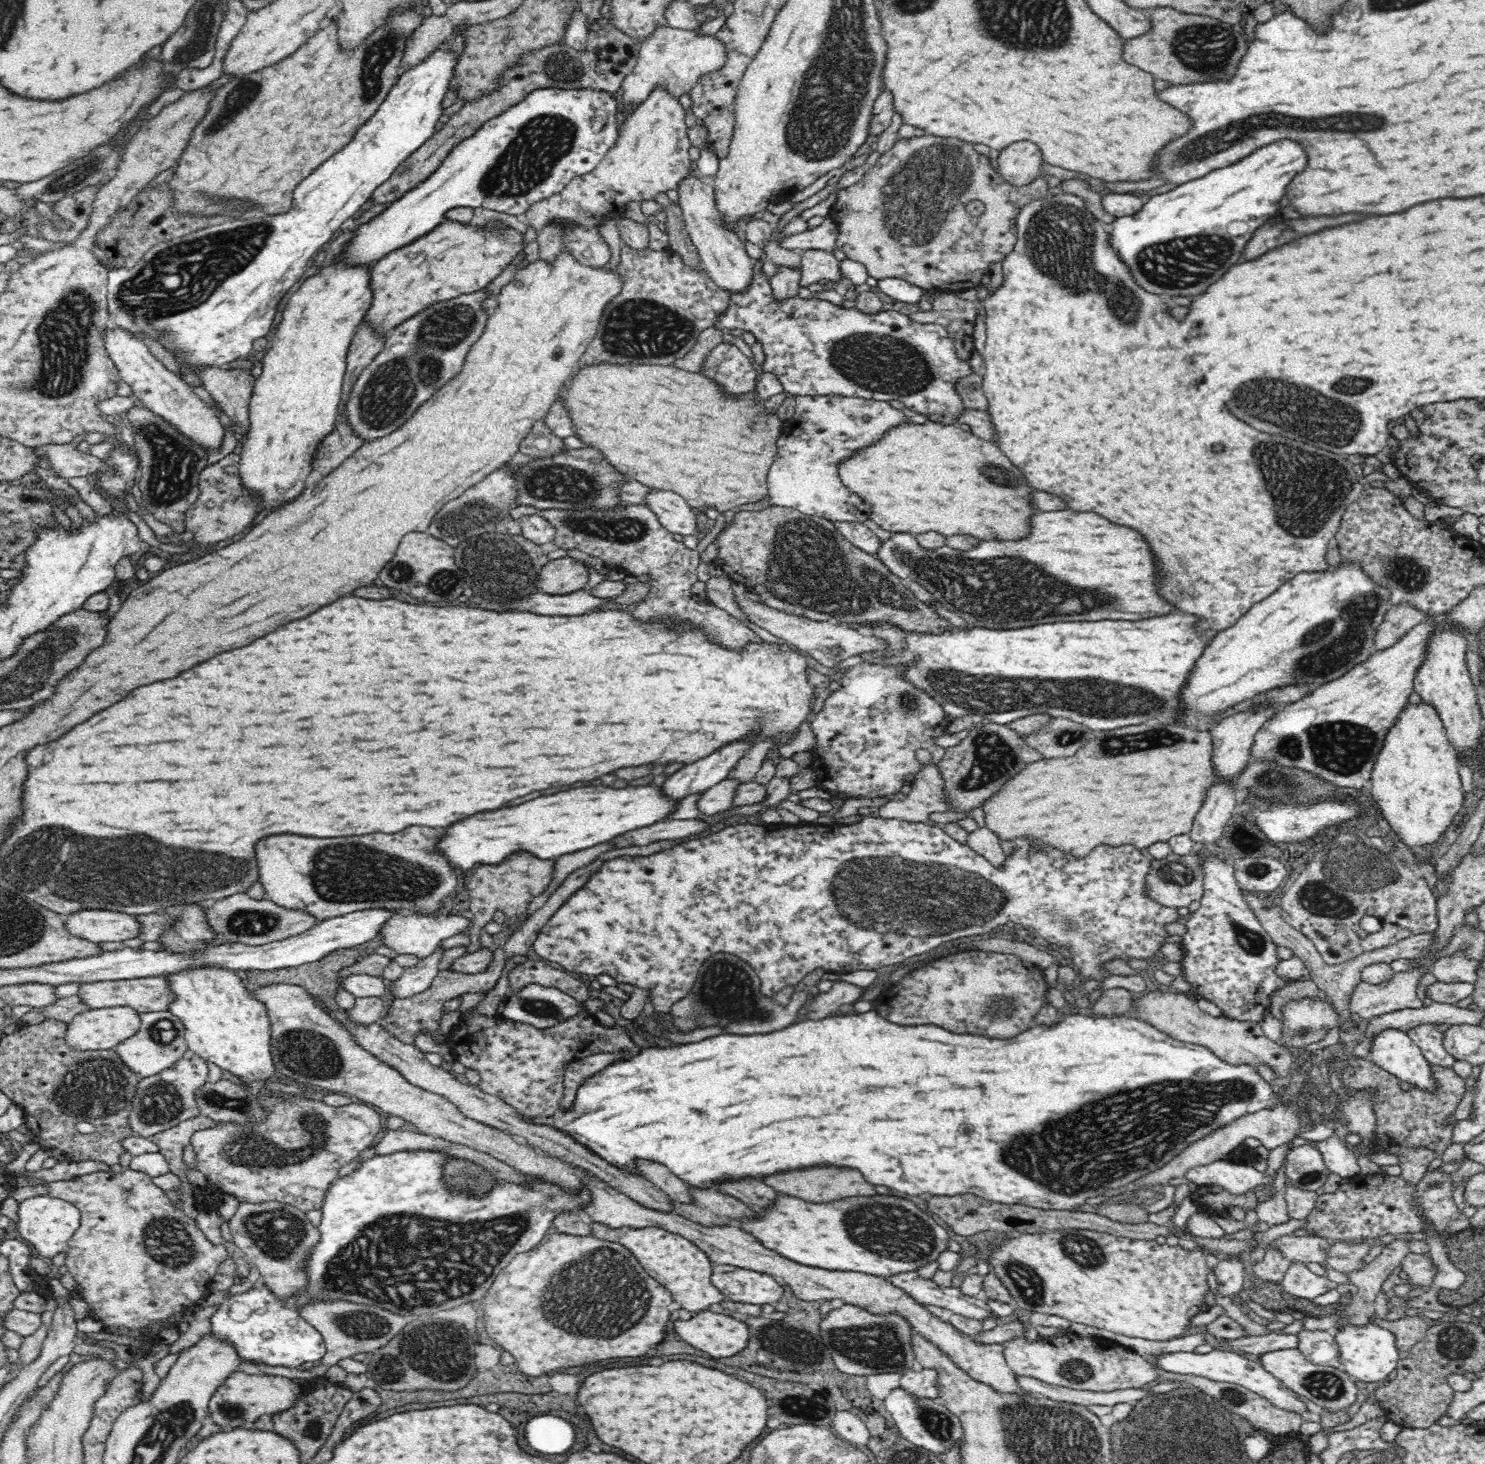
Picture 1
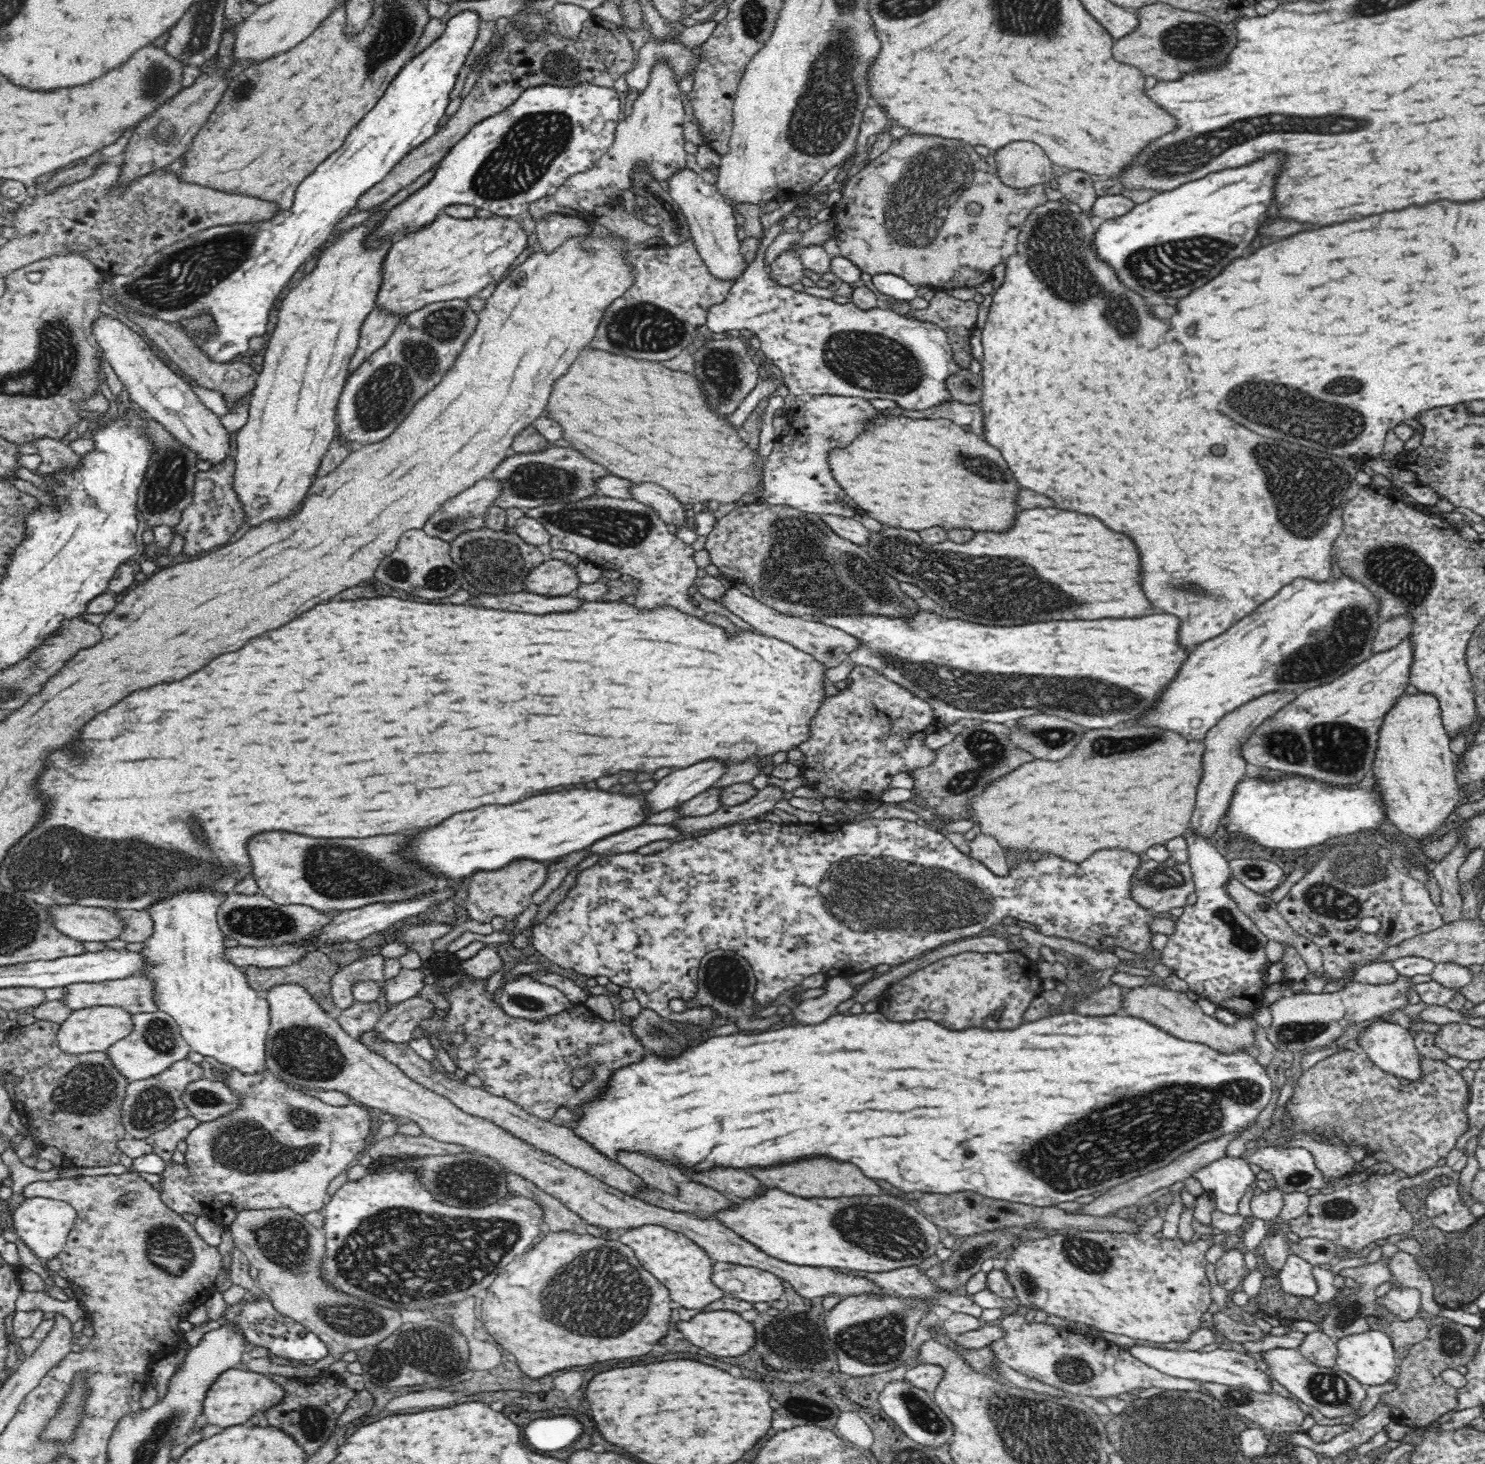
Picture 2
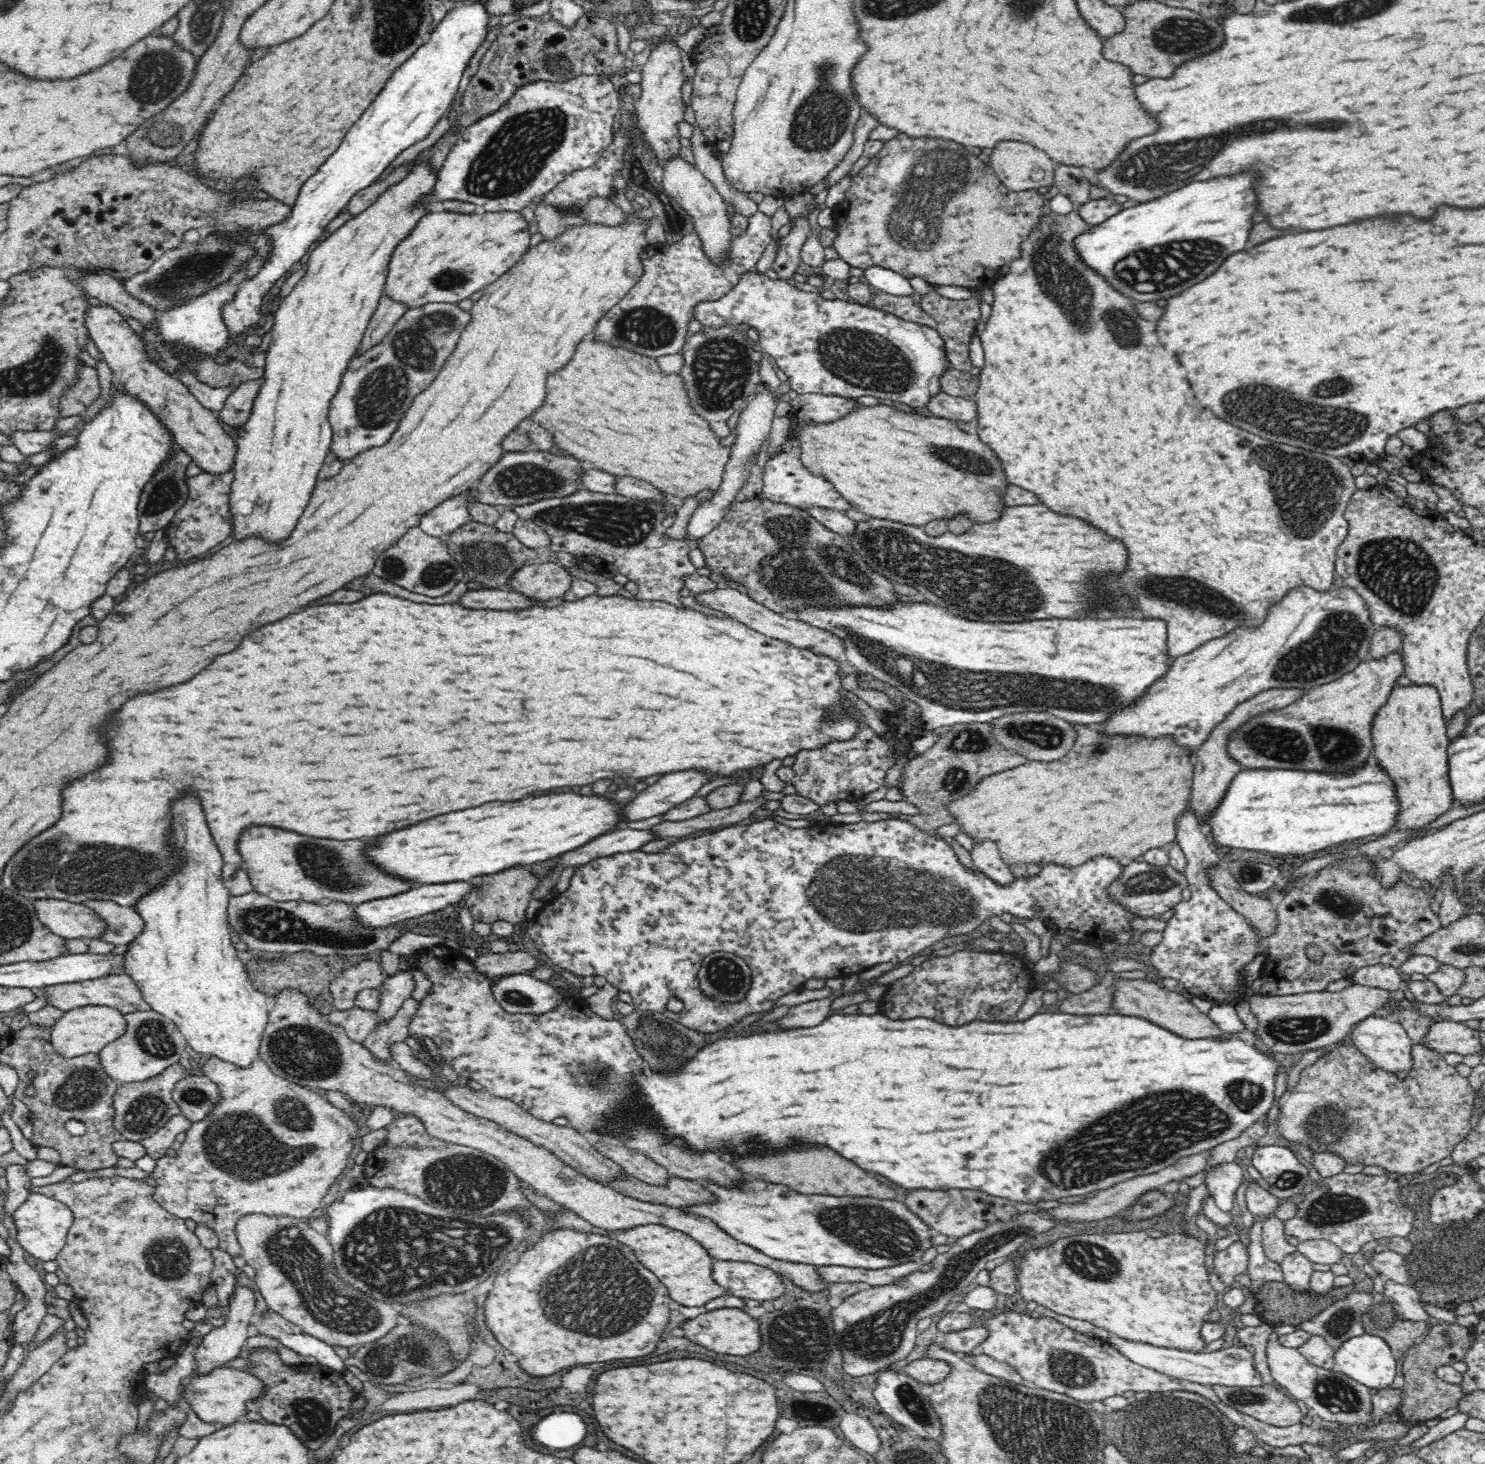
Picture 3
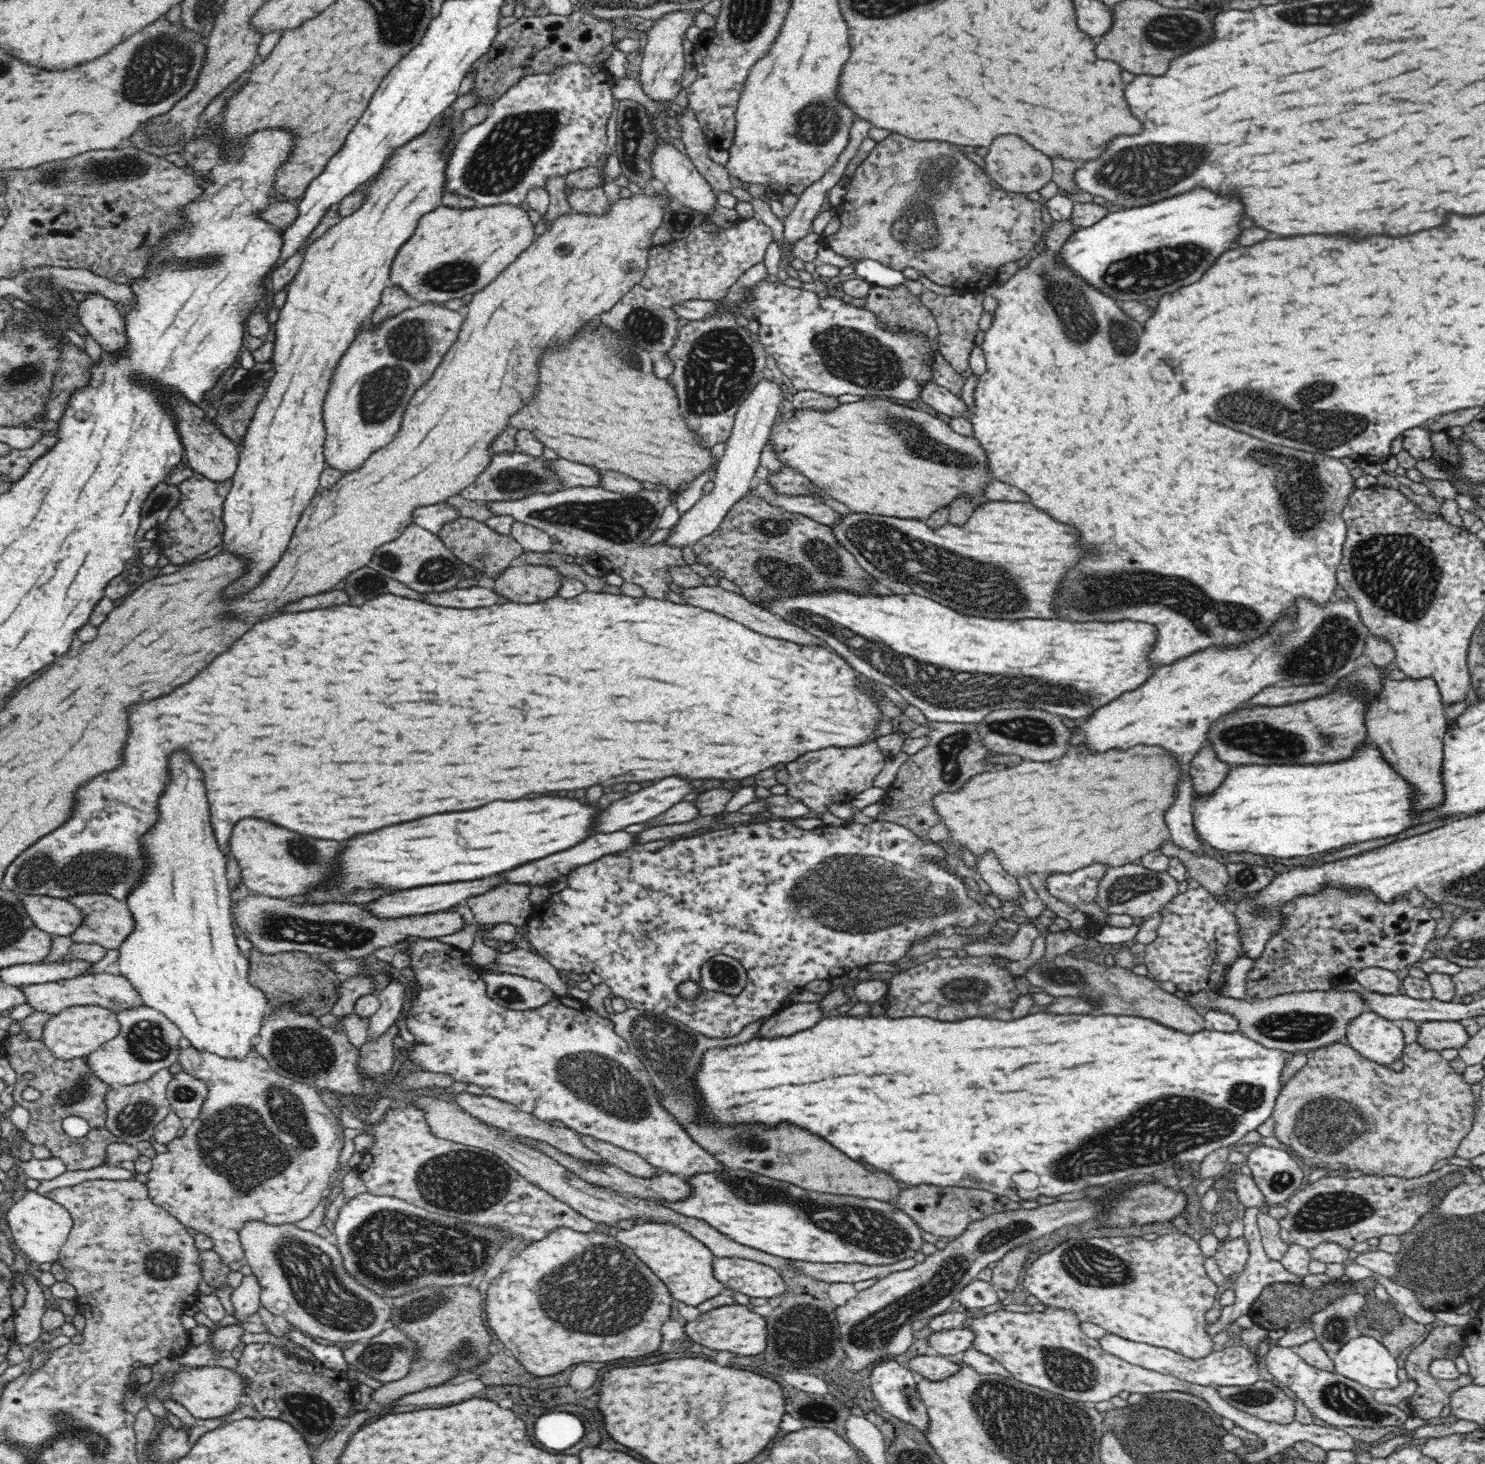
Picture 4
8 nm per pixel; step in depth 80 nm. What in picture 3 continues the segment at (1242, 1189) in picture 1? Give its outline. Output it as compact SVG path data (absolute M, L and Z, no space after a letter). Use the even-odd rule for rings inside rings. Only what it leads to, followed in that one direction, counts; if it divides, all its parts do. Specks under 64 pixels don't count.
M1233 1161L1210 1169L1204 1183L1217 1207L1227 1211L1233 1210L1236 1190L1246 1177L1245 1170Z

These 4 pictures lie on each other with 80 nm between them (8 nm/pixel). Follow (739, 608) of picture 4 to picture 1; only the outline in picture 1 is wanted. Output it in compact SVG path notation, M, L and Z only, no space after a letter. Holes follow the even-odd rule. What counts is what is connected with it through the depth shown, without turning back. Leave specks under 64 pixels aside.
M733 580L732 589L734 589L734 601L740 607L740 613L746 615L746 620L753 622L756 626L764 628L770 634L782 638L787 644L796 646L798 650L807 652L814 660L822 666L834 668L850 656L858 655L860 652L872 652L872 650L884 650L886 643L880 638L876 638L862 631L850 629L842 624L832 624L824 621L813 621L809 617L799 617L791 615L768 605L752 601L746 597L745 586L739 580Z

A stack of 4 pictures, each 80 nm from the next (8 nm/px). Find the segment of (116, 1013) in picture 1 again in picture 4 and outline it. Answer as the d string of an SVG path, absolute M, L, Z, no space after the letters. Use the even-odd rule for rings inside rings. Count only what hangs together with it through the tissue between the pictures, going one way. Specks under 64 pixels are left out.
M72 1006L48 1018L48 1022L42 1026L41 1040L56 1058L65 1061L77 1060L118 1036L120 1025L116 1015L111 1009L100 1006Z

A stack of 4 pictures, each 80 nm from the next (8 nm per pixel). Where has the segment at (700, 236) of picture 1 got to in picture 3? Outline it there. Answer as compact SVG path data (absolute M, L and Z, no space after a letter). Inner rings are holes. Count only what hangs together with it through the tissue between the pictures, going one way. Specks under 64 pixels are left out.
M670 156L660 162L659 166L662 167L661 185L664 190L693 216L695 231L701 236L706 256L713 262L720 262L726 256L733 236L730 233L730 220L726 215L729 209L726 208L722 195L714 189L702 172L680 156Z

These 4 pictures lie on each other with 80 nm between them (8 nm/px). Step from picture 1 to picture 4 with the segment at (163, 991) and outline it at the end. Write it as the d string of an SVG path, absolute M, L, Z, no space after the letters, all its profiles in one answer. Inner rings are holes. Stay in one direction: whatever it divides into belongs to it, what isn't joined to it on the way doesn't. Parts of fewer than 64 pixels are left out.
M99 973L94 975L80 975L74 978L54 980L54 982L42 982L42 984L22 984L16 986L24 994L26 1003L34 1009L34 1012L46 1012L56 1015L58 1012L72 1006L93 1005L114 1012L124 1011L143 1005L141 996L132 986L132 983L122 975Z

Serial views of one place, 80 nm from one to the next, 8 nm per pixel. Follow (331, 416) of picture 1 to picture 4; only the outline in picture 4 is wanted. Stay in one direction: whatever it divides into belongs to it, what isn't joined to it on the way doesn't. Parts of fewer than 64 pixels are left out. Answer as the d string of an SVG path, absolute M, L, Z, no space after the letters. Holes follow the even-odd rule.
M442 114L441 116L438 116L438 118L436 118L436 120L434 120L428 128L426 128L426 132L422 132L422 134L414 136L410 142L402 144L400 148L396 148L391 152L388 158L384 160L382 168L380 168L380 170L378 170L379 172L372 178L370 184L360 192L362 193L362 204L360 204L360 208L358 208L358 210L354 210L354 212L348 214L348 216L342 217L338 223L330 226L324 234L308 246L305 251L304 260L292 282L289 284L285 303L282 306L282 309L279 310L278 320L275 323L277 327L273 340L273 357L270 359L273 363L271 377L269 377L270 386L268 386L268 392L264 394L262 401L258 404L256 413L254 414L252 421L250 422L250 426L248 426L248 430L246 431L246 436L243 442L244 444L240 448L239 452L237 469L231 480L232 486L230 492L226 496L226 500L224 500L222 508L223 528L222 540L220 540L220 544L222 544L222 548L224 548L226 552L232 552L232 554L236 554L238 558L246 560L246 566L248 566L248 568L246 568L246 574L244 574L238 582L234 582L234 584L230 584L230 586L226 588L226 592L224 592L224 598L226 598L226 600L238 600L242 594L246 594L246 592L250 592L252 588L256 588L256 586L260 584L260 580L262 580L262 578L264 578L264 576L266 576L266 574L268 574L268 572L276 566L276 562L282 558L282 554L286 552L286 548L288 548L288 544L290 544L290 536L292 536L292 532L294 532L294 528L296 528L296 522L300 520L302 512L310 506L312 499L319 491L320 475L326 468L326 463L324 462L325 459L323 456L324 440L326 438L326 429L324 429L323 422L323 405L326 399L326 394L329 392L332 372L334 368L336 368L338 360L340 360L342 355L344 355L344 352L346 352L346 348L352 344L354 336L358 334L360 324L368 318L367 314L373 312L373 310L379 305L381 294L389 282L392 262L398 254L400 247L407 240L410 240L410 237L414 234L417 224L422 216L443 205L442 195L445 192L446 172L448 172L447 162L449 161L449 156L453 150L450 146L452 144L455 145L459 138L459 135L454 132L452 119L452 115L444 116L444 114Z

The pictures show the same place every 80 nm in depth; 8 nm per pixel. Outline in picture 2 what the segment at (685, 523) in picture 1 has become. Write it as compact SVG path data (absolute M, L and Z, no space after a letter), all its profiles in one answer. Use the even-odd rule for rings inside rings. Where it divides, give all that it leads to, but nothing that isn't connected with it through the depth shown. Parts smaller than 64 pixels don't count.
M630 481L628 491L630 491L630 498L647 504L656 512L659 512L660 519L666 525L673 524L679 527L683 522L686 522L682 504L662 486L649 482Z

